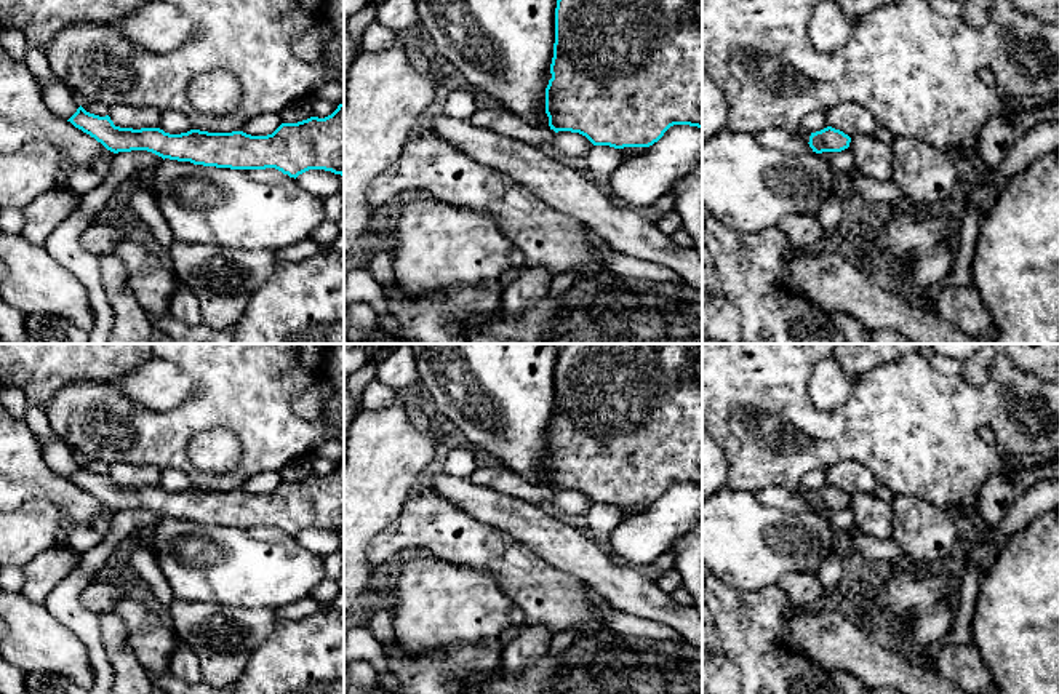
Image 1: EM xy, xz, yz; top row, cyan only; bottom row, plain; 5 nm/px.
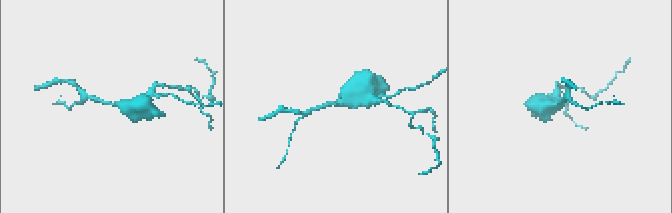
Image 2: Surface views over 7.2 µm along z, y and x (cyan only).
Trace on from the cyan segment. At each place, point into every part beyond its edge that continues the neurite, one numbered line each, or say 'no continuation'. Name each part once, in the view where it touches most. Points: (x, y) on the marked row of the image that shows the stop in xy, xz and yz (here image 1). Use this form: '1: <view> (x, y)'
no continuation

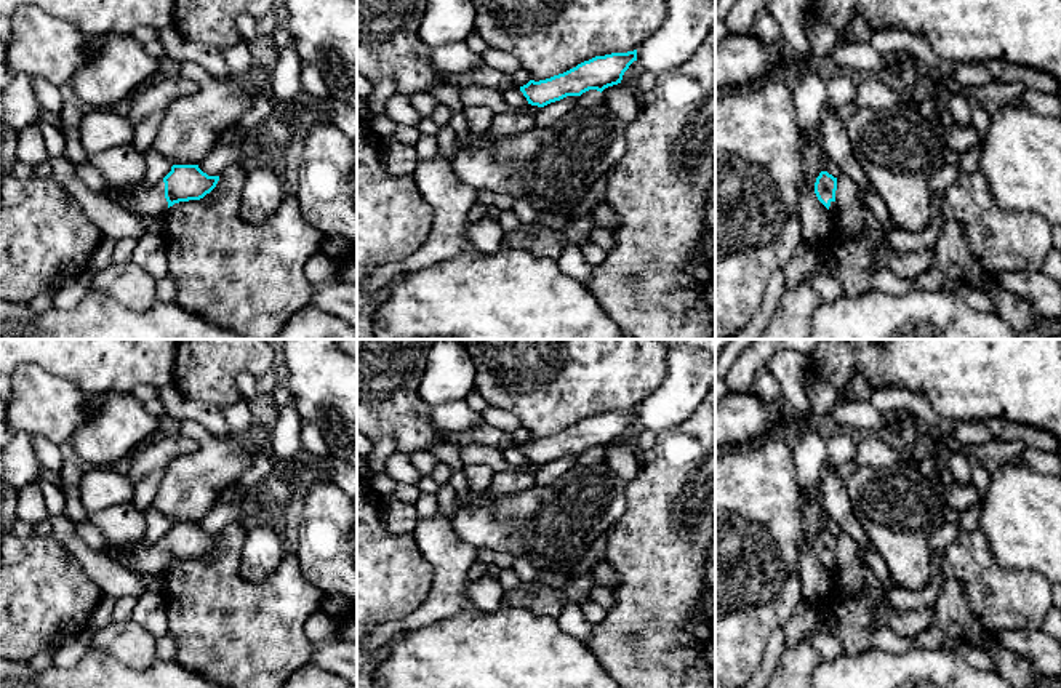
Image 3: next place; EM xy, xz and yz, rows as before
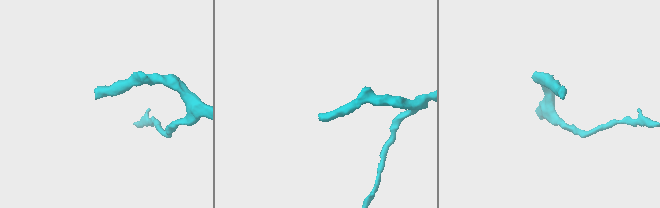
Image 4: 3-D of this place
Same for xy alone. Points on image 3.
1: xy (149, 199)

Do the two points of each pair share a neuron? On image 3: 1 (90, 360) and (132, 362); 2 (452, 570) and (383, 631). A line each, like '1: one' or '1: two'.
1: one
2: one

